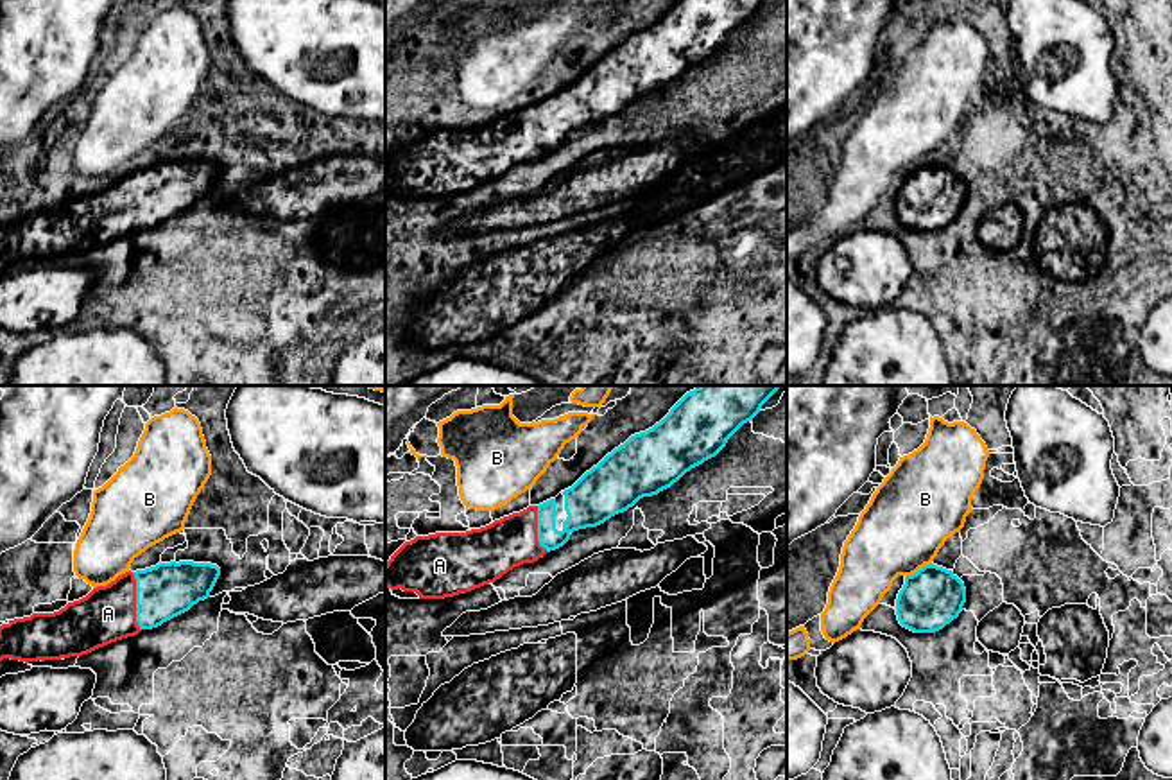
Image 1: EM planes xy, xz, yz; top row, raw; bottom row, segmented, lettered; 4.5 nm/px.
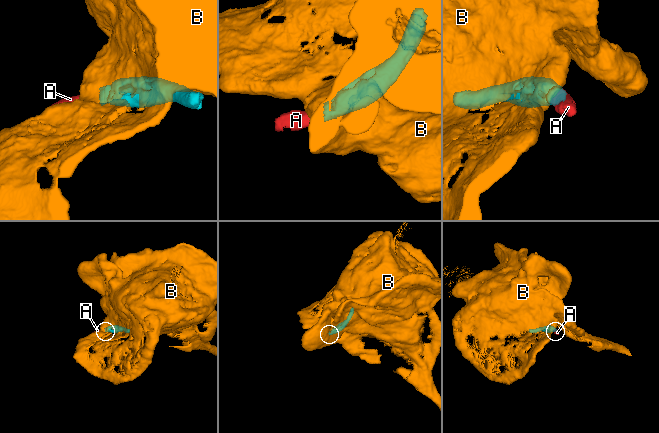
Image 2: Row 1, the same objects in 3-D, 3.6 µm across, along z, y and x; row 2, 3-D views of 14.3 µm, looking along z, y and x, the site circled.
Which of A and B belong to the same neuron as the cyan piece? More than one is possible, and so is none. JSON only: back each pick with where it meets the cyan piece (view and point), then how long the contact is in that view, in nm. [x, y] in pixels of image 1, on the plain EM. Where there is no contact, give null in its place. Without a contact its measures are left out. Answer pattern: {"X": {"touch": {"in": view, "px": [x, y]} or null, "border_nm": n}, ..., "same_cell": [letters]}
{"A": {"touch": {"in": "xy", "px": [137, 199]}, "border_nm": 260}, "same_cell": ["A"]}

